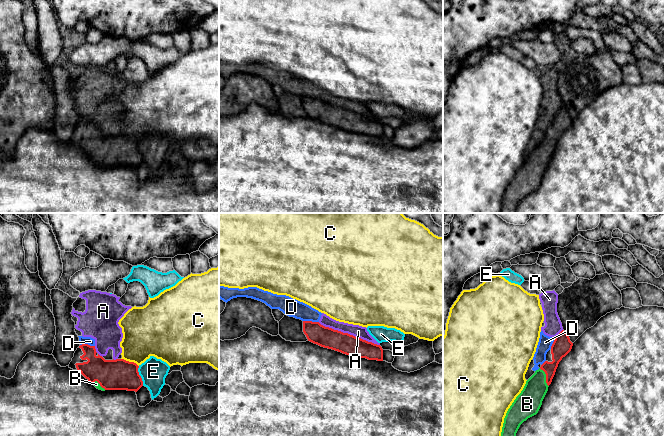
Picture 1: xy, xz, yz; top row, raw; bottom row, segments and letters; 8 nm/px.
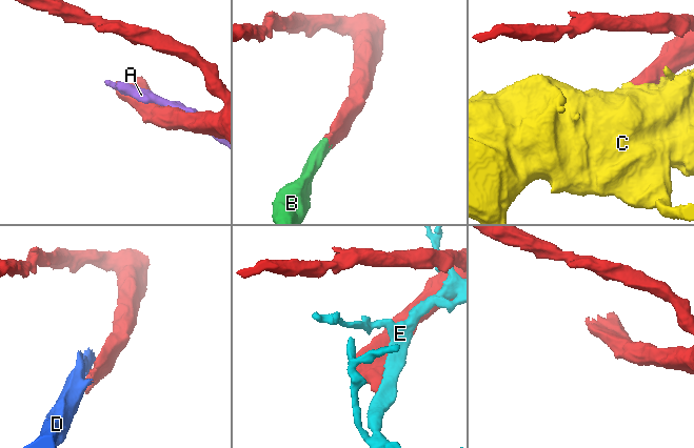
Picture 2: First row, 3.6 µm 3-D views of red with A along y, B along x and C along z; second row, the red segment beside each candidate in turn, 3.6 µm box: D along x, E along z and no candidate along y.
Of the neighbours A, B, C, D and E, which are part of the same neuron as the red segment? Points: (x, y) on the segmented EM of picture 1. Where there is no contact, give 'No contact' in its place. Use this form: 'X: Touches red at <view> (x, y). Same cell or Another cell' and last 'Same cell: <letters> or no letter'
A: Touches red at xz (349, 334). Another cell
B: Touches red at yz (546, 377). Same cell
C: Touches red at xy (130, 362). Another cell
D: Touches red at xz (311, 321). Another cell
E: Touches red at xy (140, 376). Another cell
Same cell: B

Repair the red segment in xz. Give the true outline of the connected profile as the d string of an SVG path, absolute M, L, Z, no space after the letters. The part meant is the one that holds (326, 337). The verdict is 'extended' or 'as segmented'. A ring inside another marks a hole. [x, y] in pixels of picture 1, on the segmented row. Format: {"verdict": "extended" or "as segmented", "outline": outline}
{"verdict": "as segmented", "outline": "M303 321L303 332L308 341L321 347L352 357L383 361L383 349L380 345L325 327L319 322Z"}

